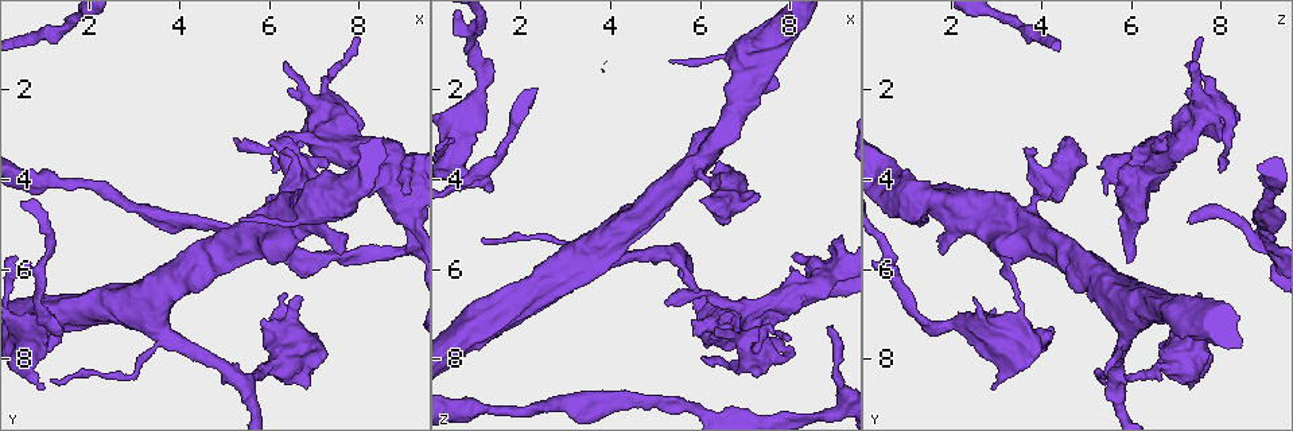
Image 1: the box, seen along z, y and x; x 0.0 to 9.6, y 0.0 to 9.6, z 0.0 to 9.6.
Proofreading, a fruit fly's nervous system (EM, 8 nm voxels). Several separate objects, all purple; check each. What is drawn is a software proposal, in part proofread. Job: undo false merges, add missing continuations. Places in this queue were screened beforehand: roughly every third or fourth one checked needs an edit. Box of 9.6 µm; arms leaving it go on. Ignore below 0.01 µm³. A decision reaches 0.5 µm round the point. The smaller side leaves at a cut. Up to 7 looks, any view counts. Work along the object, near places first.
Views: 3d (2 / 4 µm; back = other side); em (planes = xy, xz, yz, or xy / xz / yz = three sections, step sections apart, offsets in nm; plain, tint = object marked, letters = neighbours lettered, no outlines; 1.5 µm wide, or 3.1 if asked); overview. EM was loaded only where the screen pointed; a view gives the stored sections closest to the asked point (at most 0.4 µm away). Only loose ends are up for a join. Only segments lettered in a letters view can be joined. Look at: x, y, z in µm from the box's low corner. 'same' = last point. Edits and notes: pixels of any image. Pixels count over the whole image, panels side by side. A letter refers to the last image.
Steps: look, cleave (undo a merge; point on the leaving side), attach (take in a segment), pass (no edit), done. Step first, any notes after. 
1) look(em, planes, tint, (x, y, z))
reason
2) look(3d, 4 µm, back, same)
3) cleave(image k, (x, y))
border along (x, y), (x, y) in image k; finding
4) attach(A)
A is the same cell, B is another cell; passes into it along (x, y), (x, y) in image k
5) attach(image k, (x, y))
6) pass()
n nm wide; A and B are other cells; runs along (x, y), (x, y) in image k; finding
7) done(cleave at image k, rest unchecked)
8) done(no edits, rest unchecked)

look(em, planes, plain, (7.25, 1.85, 7.70))
abrupt turn

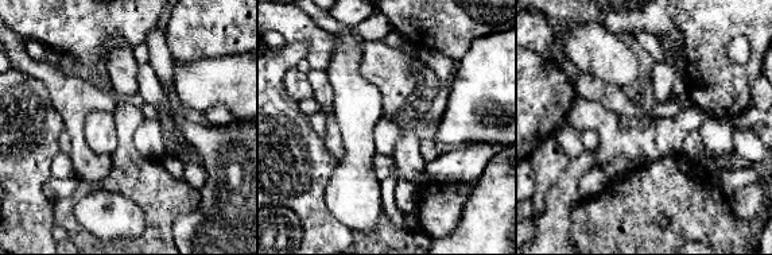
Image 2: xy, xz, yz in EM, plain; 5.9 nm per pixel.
look(em, planes, tint, same)
with the object marked

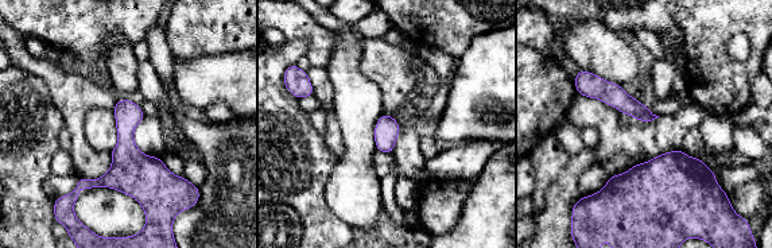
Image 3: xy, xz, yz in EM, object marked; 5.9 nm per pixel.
look(em, planes, letters, same)

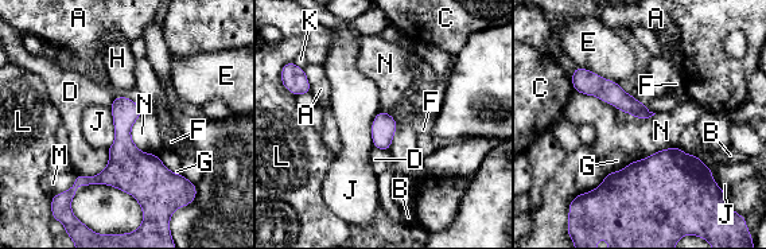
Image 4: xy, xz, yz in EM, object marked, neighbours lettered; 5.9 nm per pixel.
pass()
A, B, C, D, E, F, G, H, J, K, L, M and N are other cells; runs along (575, 80), (606, 89), (646, 113) in image 4; continuous, no second neuron

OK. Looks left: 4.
look(em, xy, step 8, plain, (8.10, 4.20, 5.60))
thick end

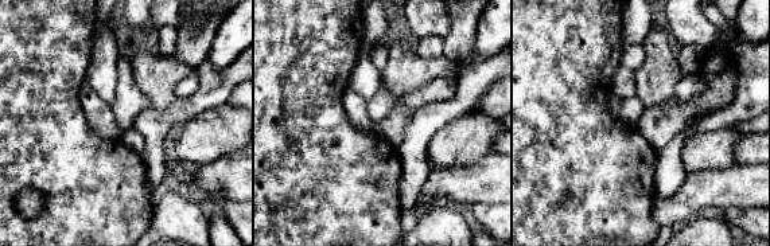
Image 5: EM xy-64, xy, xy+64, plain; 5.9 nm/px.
look(em, xy, step 8, tint, same)
with the object marked

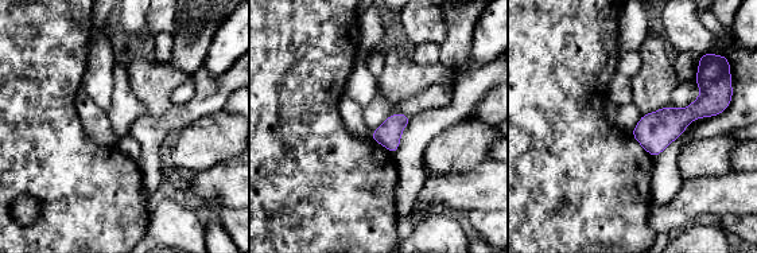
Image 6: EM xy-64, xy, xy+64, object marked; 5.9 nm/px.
look(em, xy, step 8, letters, same)

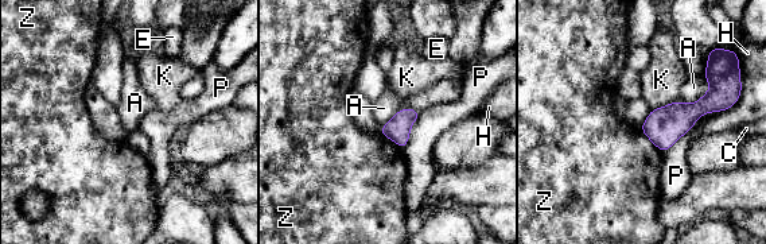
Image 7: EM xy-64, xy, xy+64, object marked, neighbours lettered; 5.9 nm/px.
pass()
A, C, E, H, K, P and Z are other cells; border along (704, 76), (703, 95), (677, 101) in image 7; no lettered segment goes on from it

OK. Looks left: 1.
look(em, planes, letters, (6.25, 3.35, 3.85))
free end

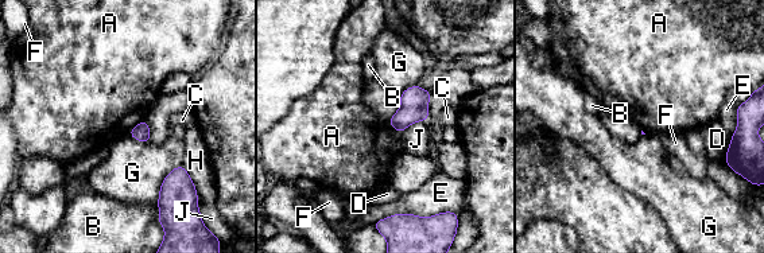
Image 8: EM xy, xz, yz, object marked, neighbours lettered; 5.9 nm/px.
pass()
A, B, C, D, E, F, G, H and J are other cells; none of them fits

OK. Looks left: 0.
done(no edits, rest unchecked)

